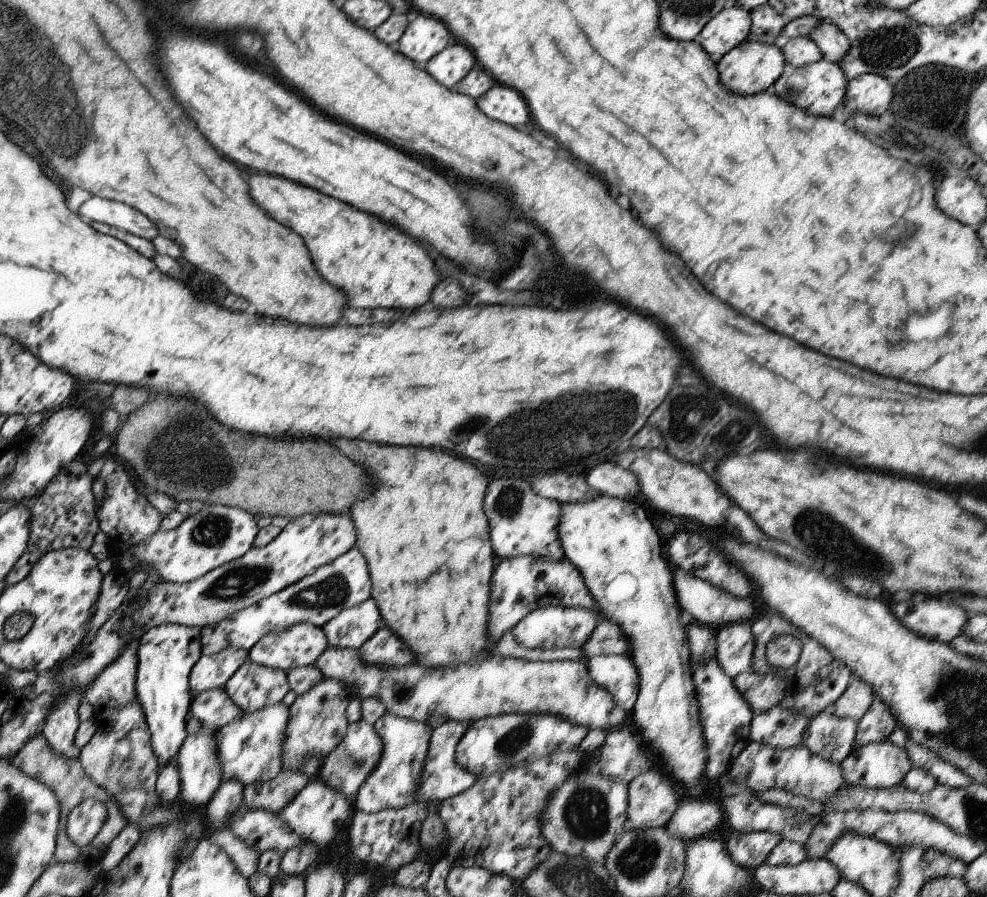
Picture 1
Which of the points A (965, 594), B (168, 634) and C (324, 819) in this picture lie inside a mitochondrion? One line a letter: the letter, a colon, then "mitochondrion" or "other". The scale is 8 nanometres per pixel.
A: other
B: other
C: other

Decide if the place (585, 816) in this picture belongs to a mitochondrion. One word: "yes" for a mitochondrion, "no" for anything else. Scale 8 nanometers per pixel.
yes

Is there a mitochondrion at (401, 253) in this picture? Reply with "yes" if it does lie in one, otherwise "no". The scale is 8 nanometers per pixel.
no

